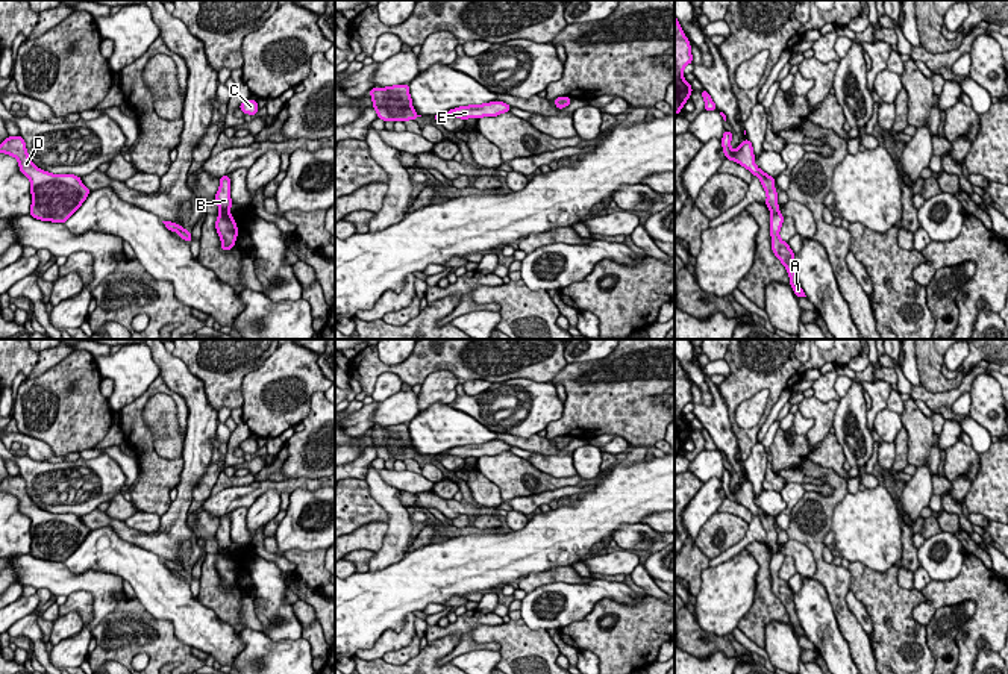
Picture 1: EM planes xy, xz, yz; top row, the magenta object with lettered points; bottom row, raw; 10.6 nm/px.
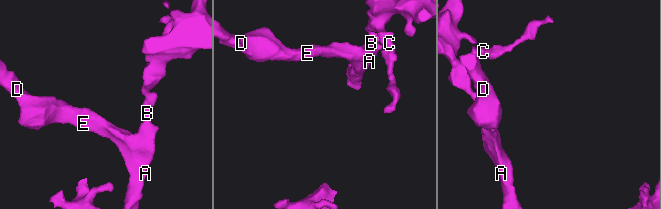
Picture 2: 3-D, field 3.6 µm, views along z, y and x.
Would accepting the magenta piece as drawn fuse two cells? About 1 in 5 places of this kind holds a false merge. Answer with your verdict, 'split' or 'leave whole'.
split

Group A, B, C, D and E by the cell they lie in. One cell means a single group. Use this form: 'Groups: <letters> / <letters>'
Groups: A D E / B C

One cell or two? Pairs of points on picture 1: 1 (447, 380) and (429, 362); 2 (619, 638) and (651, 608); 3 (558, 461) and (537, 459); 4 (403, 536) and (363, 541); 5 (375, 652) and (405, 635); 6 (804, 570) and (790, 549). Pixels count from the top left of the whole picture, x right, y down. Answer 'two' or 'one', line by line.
1: two
2: one
3: one
4: two
5: one
6: one

